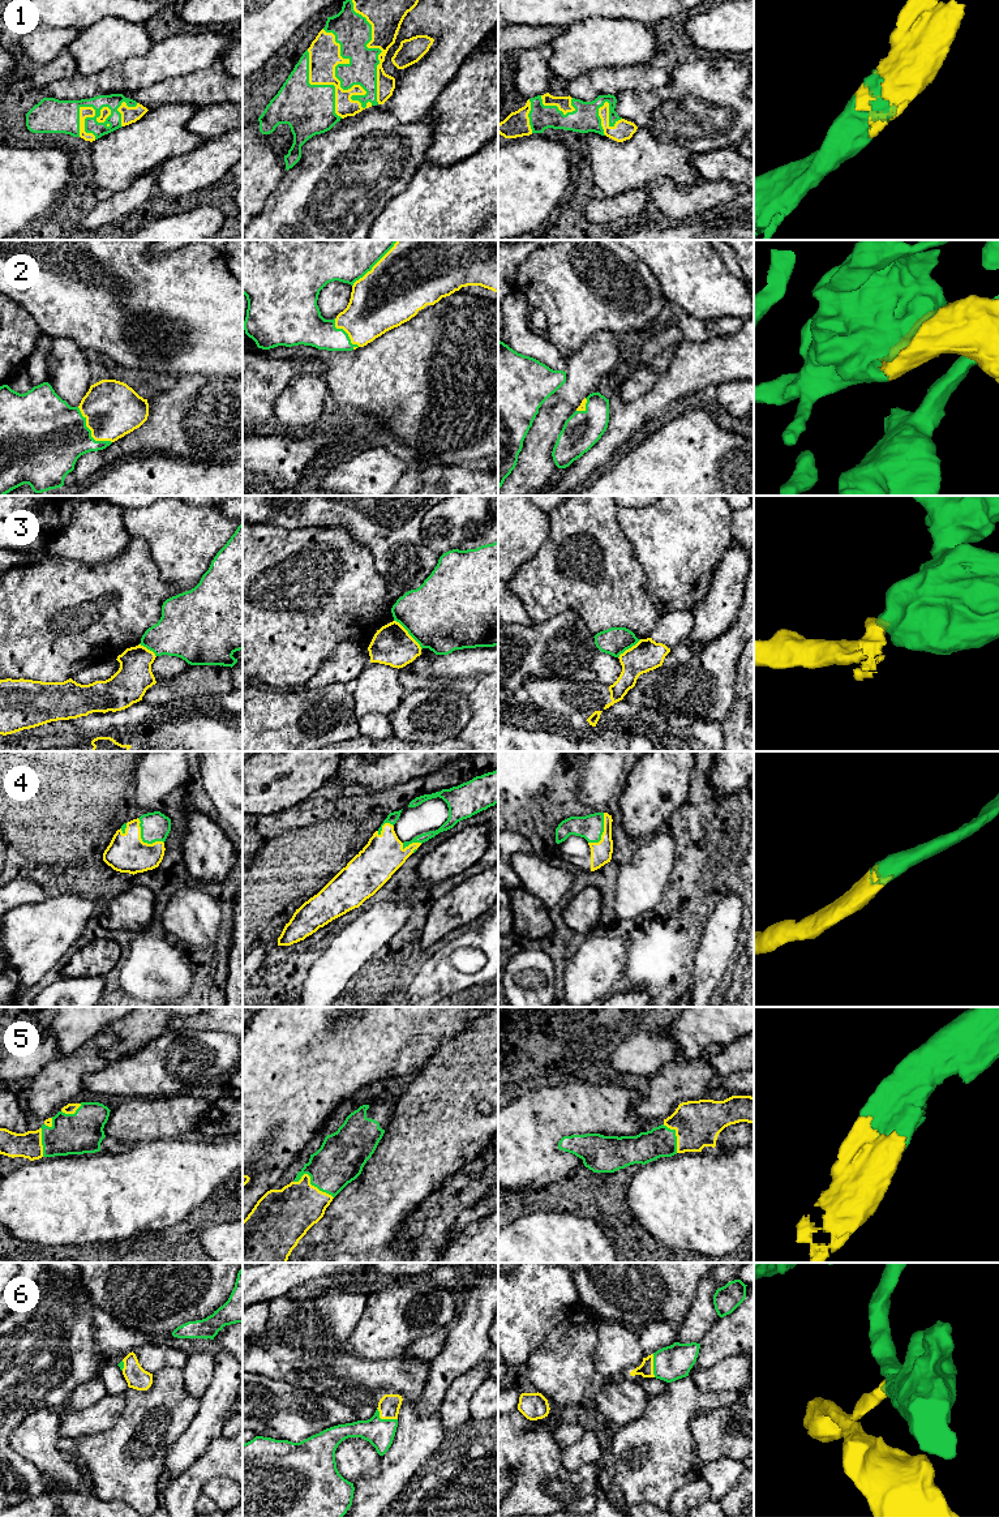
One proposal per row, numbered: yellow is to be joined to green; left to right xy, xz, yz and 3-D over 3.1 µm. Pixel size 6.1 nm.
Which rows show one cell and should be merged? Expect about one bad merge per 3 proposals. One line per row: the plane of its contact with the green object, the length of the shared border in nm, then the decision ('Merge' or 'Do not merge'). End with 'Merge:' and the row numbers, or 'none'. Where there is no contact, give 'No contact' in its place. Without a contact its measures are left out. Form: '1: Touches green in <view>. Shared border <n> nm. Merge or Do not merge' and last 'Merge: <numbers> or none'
1: Touches green in xz. Shared border 550 nm. Merge
2: Touches green in xy. Shared border 300 nm. Merge
3: Touches green in xz. Shared border 260 nm. Do not merge
4: Touches green in xy. Shared border 220 nm. Merge
5: Touches green in xz. Shared border 260 nm. Merge
6: Touches green in xz. Shared border 150 nm. Merge
Merge: 1, 2, 4, 5, 6

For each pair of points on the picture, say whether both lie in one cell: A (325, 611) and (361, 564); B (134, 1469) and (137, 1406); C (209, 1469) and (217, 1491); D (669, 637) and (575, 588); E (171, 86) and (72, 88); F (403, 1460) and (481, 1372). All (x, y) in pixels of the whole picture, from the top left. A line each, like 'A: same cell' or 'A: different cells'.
A: same cell
B: same cell
C: different cells
D: different cells
E: different cells
F: different cells

